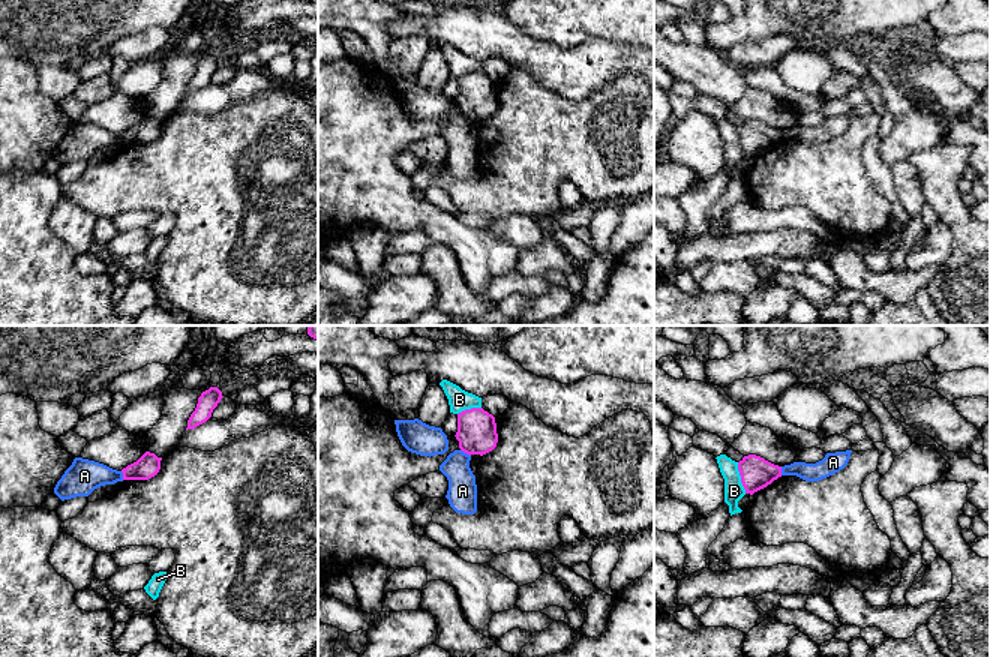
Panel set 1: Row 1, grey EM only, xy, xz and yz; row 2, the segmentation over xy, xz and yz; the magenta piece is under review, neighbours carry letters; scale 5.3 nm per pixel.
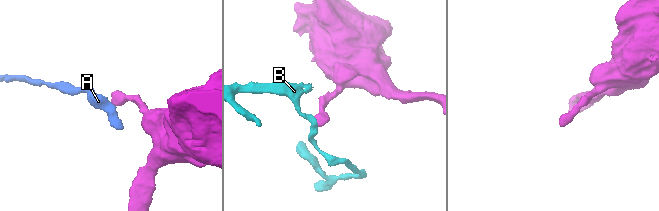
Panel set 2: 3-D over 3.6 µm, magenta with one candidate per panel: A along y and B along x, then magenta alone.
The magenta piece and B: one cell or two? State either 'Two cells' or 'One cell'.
Two cells

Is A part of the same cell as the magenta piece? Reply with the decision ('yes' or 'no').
no

